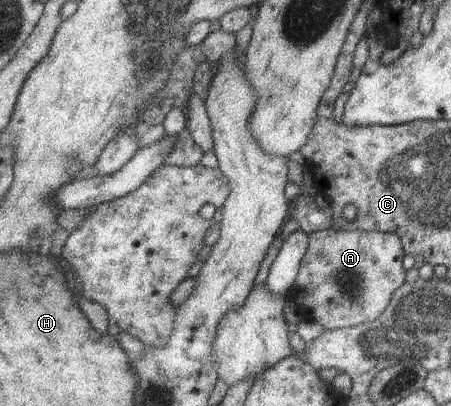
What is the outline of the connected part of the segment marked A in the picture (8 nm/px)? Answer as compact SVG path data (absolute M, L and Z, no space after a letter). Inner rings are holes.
M325 229L307 235L306 250L294 282L293 297L297 297L299 311L320 323L325 330L341 329L374 320L389 304L393 293L405 283L404 257L401 240L393 233L381 231L335 231Z

